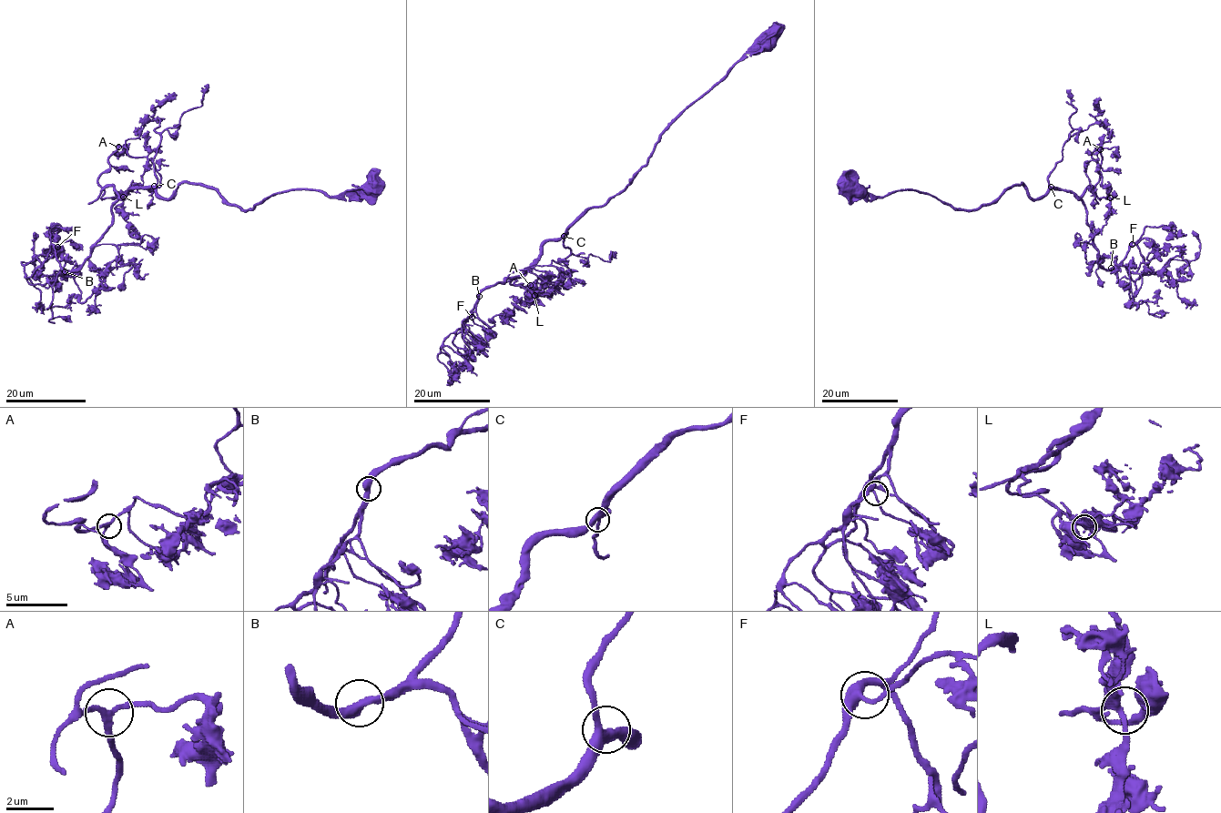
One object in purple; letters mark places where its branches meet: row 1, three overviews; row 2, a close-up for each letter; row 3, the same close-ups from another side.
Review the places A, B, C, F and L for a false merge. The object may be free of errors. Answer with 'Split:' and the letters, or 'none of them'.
Split: none of them

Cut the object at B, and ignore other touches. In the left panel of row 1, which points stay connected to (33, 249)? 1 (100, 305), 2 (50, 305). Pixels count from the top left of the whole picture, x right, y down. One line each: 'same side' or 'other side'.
1: other side
2: other side

